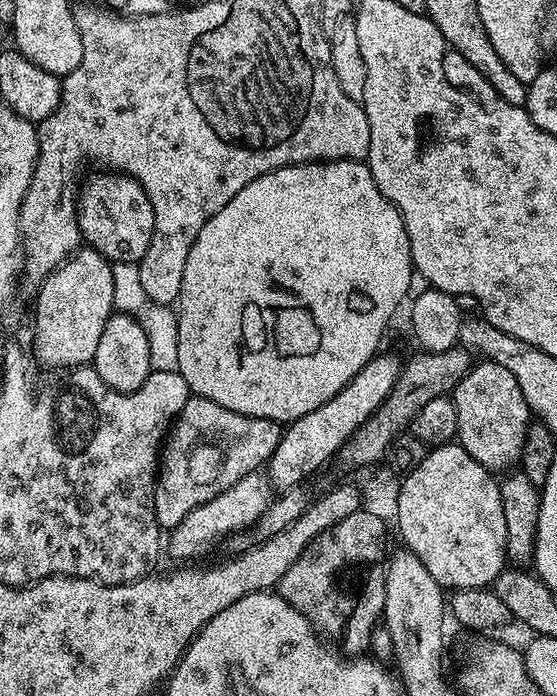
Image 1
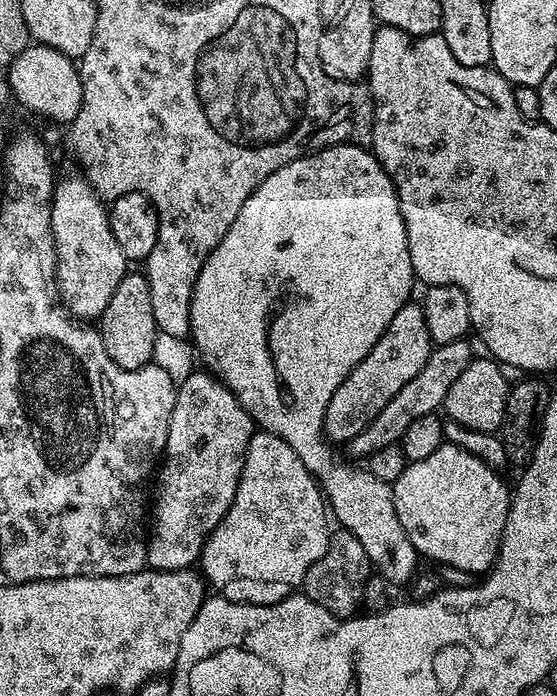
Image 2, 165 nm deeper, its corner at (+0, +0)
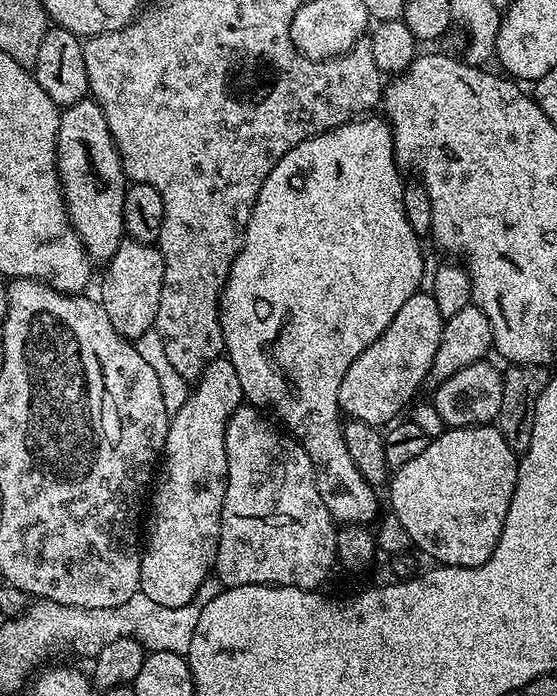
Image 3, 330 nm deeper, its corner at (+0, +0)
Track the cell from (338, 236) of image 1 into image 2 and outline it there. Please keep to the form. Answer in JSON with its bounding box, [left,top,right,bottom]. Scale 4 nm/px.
[190,144,418,586]

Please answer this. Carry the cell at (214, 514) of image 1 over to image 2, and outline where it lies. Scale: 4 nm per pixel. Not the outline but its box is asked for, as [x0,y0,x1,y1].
[198,431,330,585]

